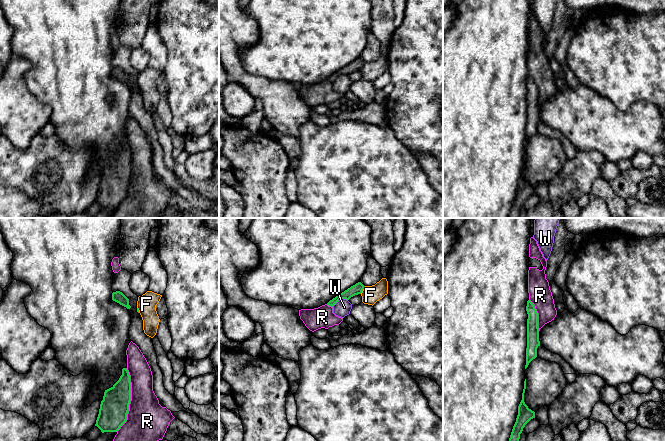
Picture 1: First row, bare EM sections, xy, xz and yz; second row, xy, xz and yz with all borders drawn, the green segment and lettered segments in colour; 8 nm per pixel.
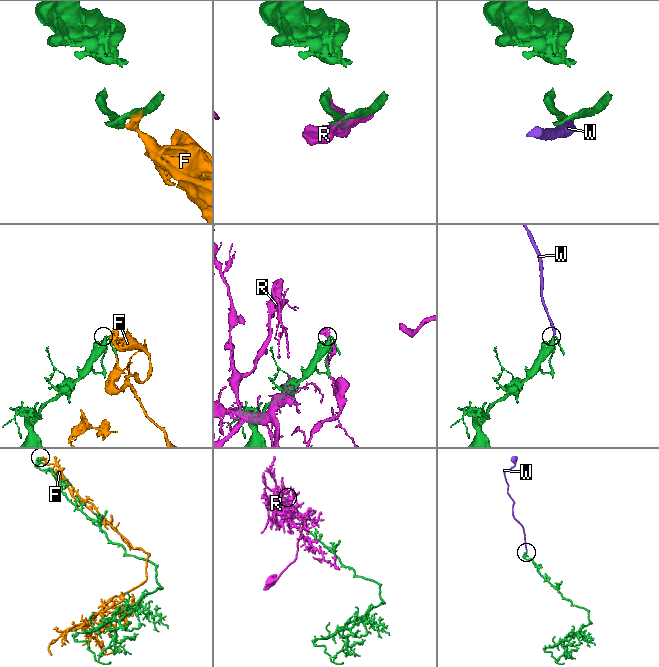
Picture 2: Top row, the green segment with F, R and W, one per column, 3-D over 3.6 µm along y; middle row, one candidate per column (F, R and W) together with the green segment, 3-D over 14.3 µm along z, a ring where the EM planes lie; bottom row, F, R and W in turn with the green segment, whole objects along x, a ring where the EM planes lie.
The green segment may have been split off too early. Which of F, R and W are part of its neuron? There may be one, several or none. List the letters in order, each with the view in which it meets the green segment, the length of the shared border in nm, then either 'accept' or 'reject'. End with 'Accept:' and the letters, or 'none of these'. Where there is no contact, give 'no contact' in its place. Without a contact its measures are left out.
F: xz | 80 nm | reject
R: xy | 500 nm | reject
W: xz | 140 nm | reject
Accept: none of these

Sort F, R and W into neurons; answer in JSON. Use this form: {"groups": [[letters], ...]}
{"groups": [["F"], ["R"], ["W"]]}

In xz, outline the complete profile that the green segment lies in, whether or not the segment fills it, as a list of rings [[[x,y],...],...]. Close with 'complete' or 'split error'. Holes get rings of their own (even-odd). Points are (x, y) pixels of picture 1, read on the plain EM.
[[[361,58],[356,59],[355,61],[351,62],[350,64],[348,64],[347,66],[345,66],[344,68],[340,69],[339,71],[337,71],[335,74],[333,74],[332,76],[330,76],[327,81],[333,83],[340,75],[346,75],[349,76],[351,73],[361,70],[363,65],[364,65],[364,61]]]; complete

